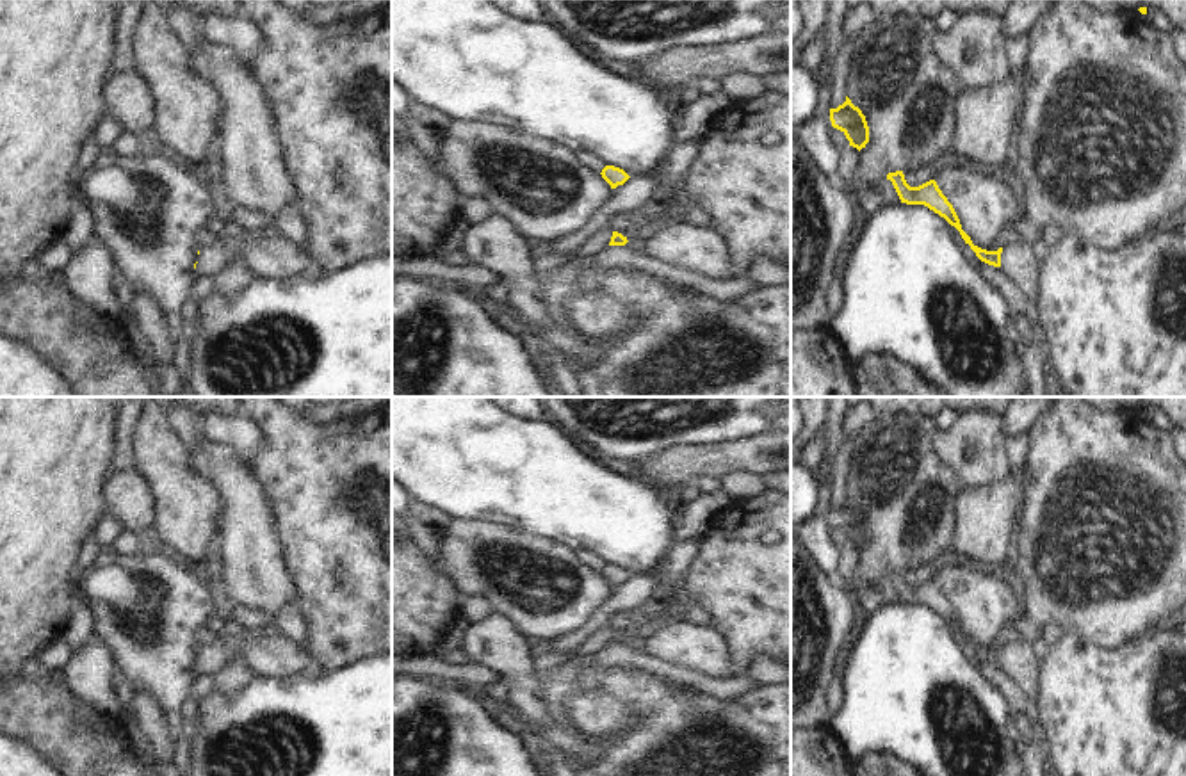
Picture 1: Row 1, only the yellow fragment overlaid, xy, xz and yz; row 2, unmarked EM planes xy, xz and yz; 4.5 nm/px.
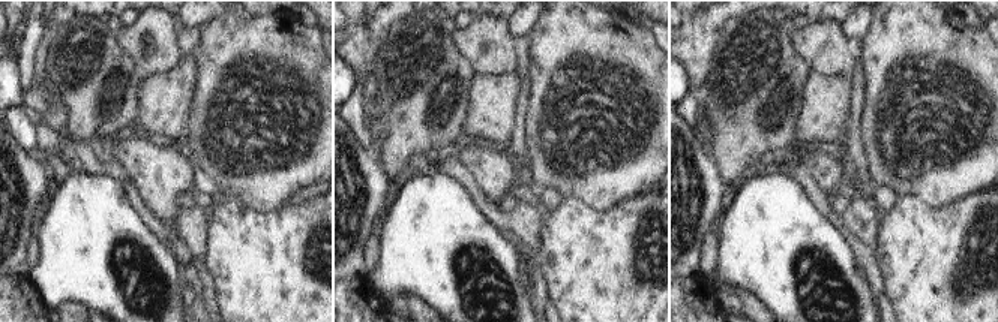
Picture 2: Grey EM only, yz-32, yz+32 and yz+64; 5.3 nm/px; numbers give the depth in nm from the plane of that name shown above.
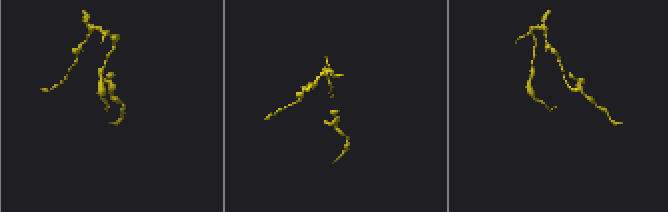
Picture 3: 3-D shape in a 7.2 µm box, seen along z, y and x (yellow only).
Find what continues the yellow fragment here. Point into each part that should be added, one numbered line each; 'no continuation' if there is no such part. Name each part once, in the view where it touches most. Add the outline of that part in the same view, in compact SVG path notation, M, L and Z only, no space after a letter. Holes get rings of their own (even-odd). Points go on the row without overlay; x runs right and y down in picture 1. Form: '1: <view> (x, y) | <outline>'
1: yz (1021, 659) | M1026 639L1003 644L1001 667L1017 682L1020 691L1036 699L1042 669L1042 646Z

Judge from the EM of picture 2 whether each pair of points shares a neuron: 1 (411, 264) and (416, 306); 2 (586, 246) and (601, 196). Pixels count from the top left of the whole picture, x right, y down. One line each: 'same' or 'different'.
1: different
2: different

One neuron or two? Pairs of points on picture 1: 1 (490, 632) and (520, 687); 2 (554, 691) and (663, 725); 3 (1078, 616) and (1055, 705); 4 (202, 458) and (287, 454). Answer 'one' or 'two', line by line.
1: one
2: one
3: two
4: two

